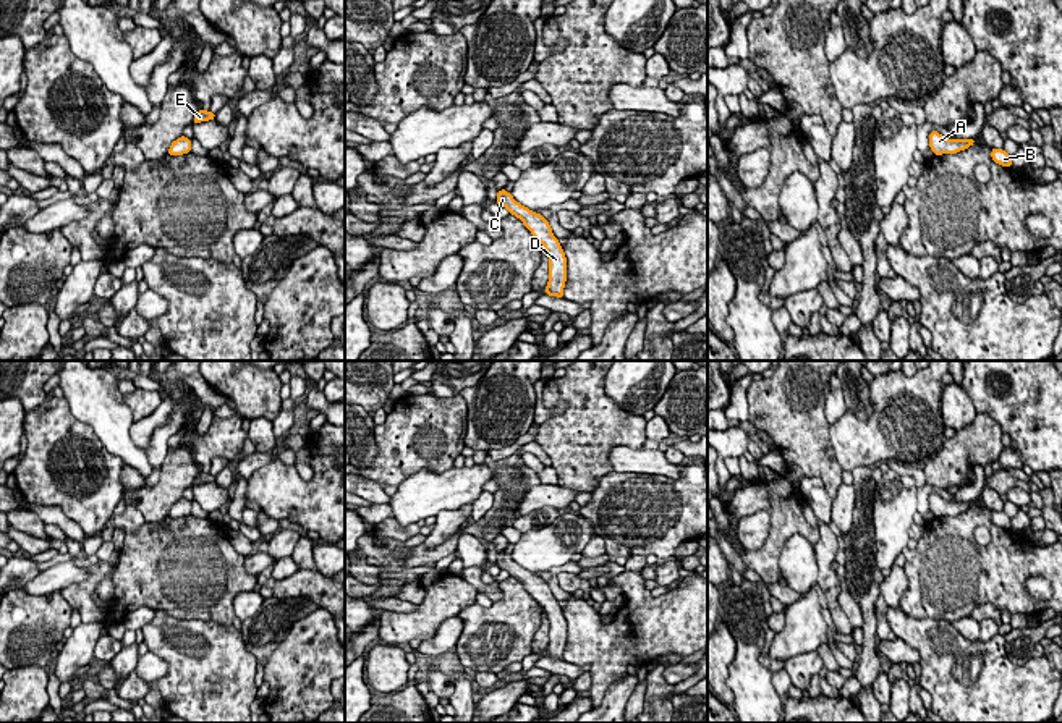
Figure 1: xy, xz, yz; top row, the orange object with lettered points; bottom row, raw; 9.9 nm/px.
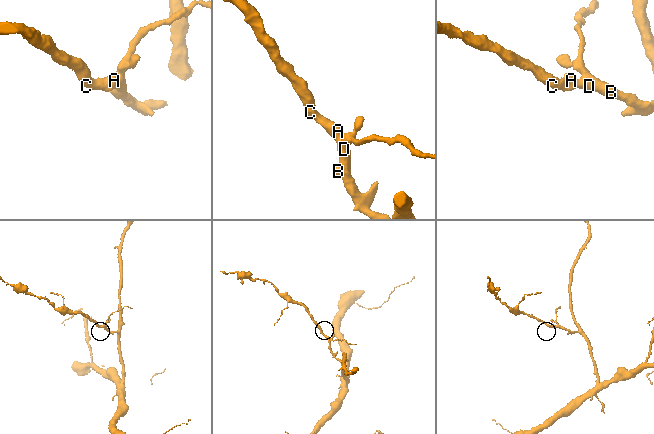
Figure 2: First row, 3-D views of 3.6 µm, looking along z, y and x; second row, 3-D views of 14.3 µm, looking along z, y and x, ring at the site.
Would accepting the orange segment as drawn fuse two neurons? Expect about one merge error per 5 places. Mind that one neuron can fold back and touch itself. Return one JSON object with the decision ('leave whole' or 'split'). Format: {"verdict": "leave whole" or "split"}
{"verdict": "leave whole"}

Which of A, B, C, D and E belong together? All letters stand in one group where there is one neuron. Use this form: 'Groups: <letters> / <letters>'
Groups: A B C D E

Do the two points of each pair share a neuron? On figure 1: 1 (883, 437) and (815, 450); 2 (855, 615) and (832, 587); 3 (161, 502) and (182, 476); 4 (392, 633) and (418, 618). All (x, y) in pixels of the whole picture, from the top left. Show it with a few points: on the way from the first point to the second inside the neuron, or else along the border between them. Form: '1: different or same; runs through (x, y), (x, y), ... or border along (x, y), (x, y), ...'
1: different; border along (828, 426), (828, 440), (842, 469)
2: different; border along (841, 591), (841, 608), (853, 628)
3: same; runs through (162, 495), (175, 482)
4: same; runs through (399, 628), (412, 625)

